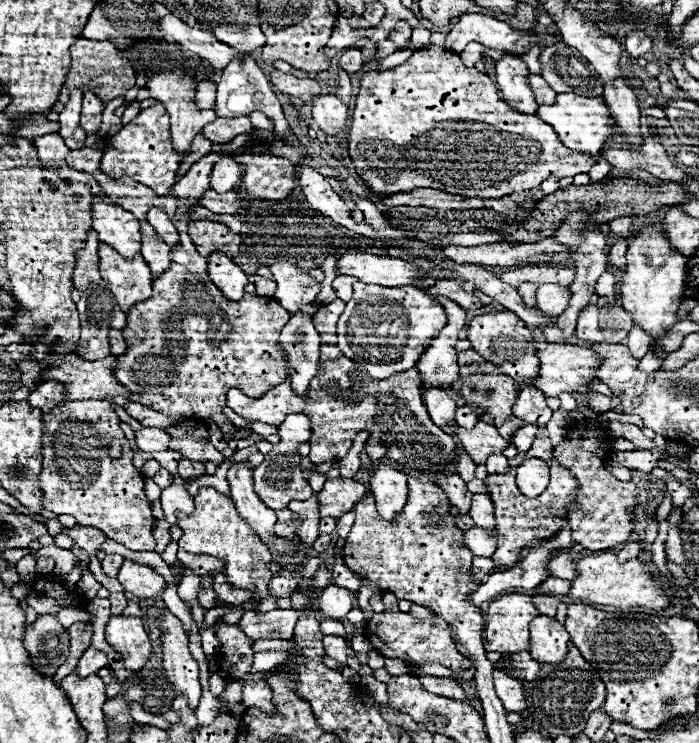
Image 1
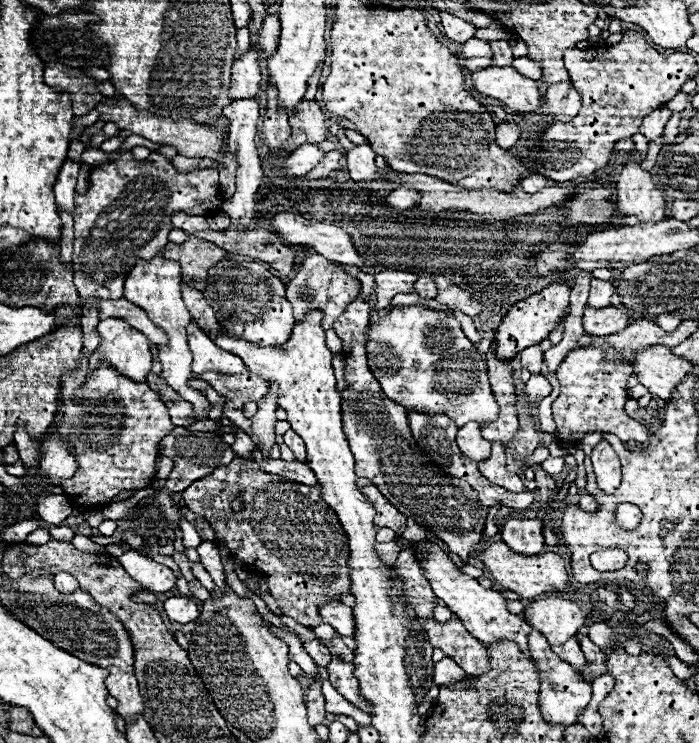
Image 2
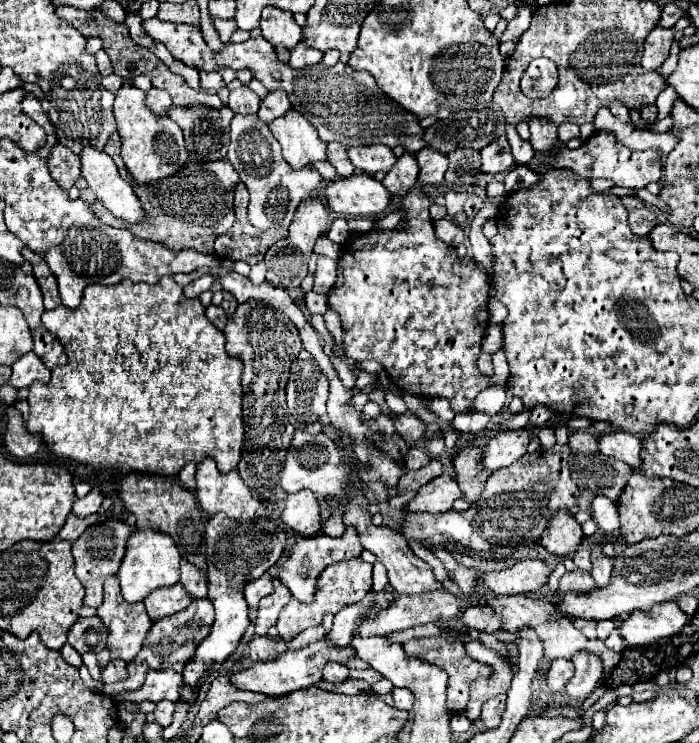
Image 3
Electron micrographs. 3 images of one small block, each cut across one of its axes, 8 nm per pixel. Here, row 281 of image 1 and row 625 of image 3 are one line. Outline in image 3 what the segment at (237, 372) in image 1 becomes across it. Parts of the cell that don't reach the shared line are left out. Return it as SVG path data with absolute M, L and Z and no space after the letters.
M208 598L204 600L192 600L188 608L176 612L174 616L162 618L158 622L152 624L152 628L148 630L148 636L144 638L142 650L136 654L136 658L132 662L128 662L128 680L114 684L104 684L102 693L107 696L115 696L124 691L136 690L142 686L146 672L152 670L164 670L164 668L172 668L174 672L182 672L184 664L192 658L196 646L200 640L204 640L208 636L210 624L214 622L214 612L212 612L212 602Z

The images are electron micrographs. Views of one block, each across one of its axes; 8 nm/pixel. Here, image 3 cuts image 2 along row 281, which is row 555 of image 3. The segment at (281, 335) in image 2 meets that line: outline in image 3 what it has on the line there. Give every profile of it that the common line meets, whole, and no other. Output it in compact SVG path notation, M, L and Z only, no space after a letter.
M216 514L208 520L206 526L206 564L208 564L208 598L214 604L216 618L210 628L210 634L198 644L194 658L188 660L184 666L182 678L184 684L180 686L180 702L194 704L196 684L208 676L208 670L214 664L224 664L238 648L250 620L248 620L248 604L244 600L244 586L262 576L276 560L280 558L286 546L286 534L280 520L242 520L234 522L224 514Z

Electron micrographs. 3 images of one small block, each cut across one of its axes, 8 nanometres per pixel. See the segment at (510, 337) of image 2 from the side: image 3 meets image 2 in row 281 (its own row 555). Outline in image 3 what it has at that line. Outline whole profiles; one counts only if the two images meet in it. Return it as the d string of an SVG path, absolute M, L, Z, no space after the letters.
M556 512L556 516L552 516L548 528L540 536L542 546L556 556L568 556L576 552L582 540L584 540L582 528L570 512Z

